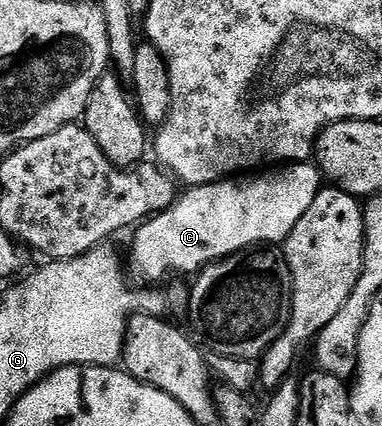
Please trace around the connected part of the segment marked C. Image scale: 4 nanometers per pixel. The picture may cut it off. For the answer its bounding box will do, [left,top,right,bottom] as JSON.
[129,163,325,283]

